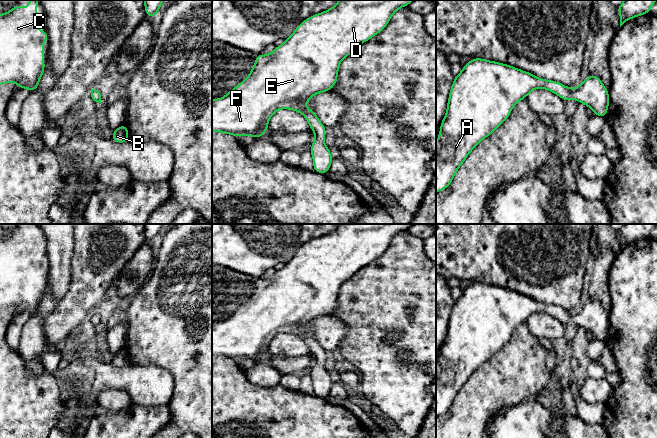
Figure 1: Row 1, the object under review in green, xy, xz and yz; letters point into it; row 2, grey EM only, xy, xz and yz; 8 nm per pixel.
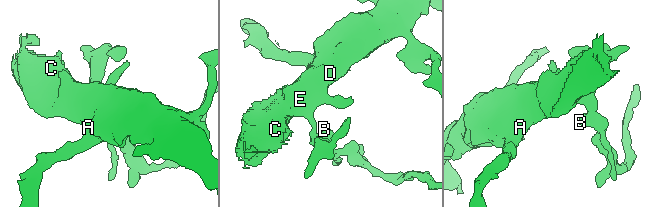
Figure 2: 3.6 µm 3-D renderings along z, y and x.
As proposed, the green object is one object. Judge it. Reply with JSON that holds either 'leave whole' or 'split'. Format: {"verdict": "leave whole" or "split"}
{"verdict": "leave whole"}

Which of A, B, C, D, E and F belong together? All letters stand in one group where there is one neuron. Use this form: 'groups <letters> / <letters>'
groups A B C D E F

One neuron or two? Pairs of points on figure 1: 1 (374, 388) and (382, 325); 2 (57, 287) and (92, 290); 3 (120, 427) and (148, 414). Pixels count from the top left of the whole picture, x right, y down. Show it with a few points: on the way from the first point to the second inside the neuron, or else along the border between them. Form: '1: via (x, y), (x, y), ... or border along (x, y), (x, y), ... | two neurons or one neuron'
1: via (378, 372), (379, 341) | one neuron
2: border along (71, 265), (69, 289), (58, 303) | two neurons
3: via (127, 427), (134, 427), (141, 421) | one neuron

